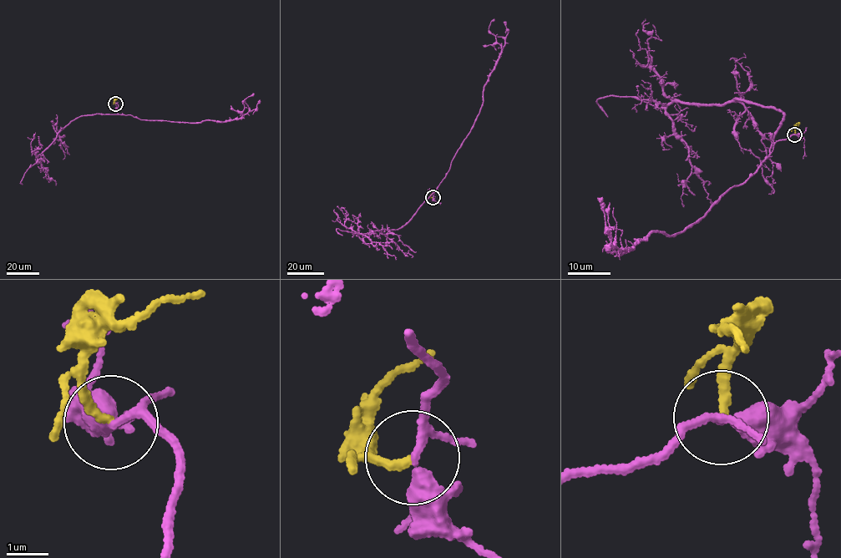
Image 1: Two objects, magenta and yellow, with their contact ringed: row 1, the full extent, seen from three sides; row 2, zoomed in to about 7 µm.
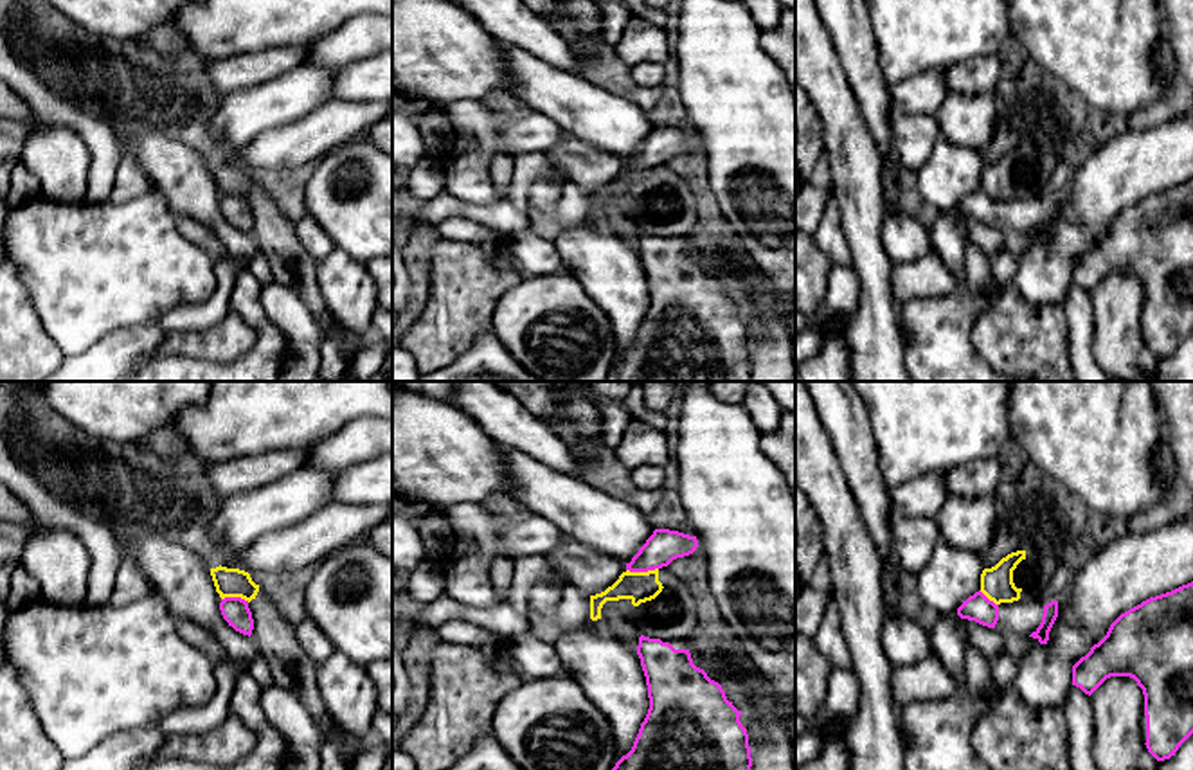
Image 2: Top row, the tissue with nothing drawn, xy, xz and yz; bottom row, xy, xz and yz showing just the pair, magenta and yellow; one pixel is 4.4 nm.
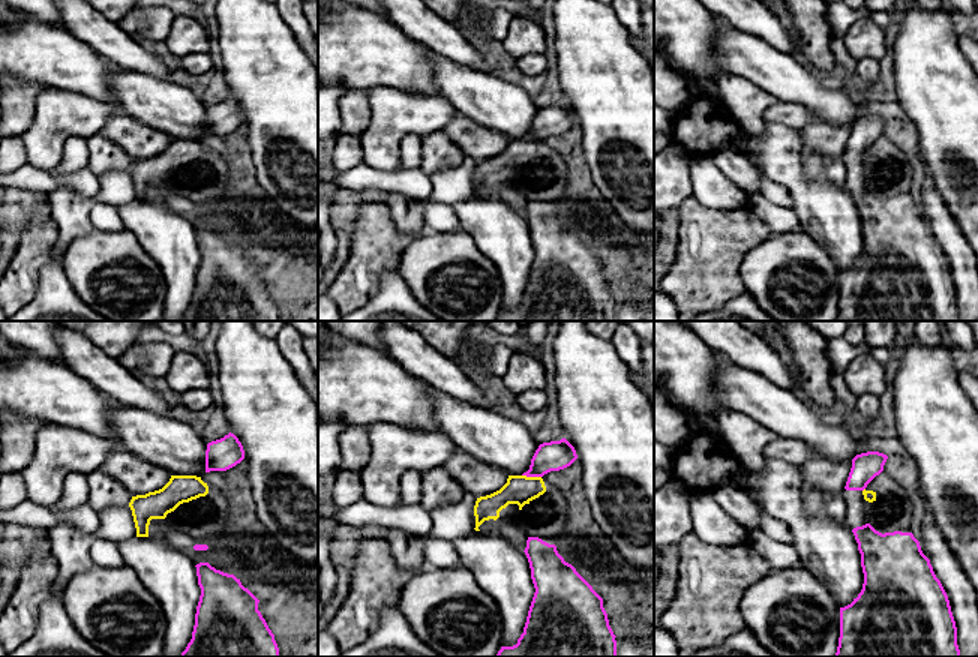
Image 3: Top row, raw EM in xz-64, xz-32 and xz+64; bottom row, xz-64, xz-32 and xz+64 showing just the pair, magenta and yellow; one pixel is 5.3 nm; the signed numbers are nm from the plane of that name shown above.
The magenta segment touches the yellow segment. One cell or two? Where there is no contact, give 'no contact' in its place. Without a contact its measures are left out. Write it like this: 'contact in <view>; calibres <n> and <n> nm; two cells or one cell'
contact in xz; calibres 150 and 140 nm; two cells

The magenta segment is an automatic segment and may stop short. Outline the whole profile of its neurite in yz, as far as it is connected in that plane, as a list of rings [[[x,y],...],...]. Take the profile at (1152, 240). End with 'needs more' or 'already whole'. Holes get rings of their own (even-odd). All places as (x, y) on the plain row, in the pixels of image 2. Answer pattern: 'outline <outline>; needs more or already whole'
outline [[[1193,178],[1171,189],[1150,194],[1121,210],[1107,232],[1072,263],[1072,282],[1092,291],[1110,273],[1130,273],[1144,291],[1146,345],[1164,358],[1193,331]]]; already whole

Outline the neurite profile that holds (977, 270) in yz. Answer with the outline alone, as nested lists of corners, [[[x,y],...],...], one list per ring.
[[[970,239],[966,241],[963,290],[970,293],[990,293],[993,290],[990,255]]]

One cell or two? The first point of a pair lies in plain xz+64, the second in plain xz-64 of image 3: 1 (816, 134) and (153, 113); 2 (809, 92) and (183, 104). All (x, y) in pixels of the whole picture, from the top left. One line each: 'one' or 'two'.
1: two
2: one

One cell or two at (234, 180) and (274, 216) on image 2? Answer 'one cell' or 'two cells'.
one cell

